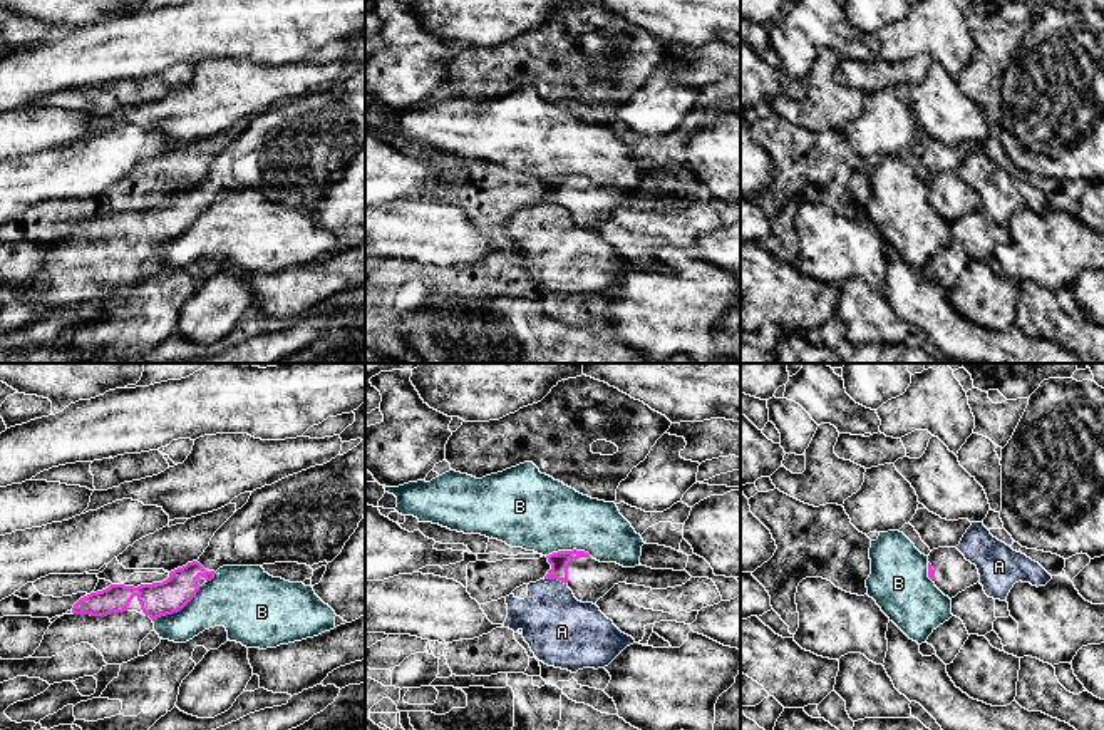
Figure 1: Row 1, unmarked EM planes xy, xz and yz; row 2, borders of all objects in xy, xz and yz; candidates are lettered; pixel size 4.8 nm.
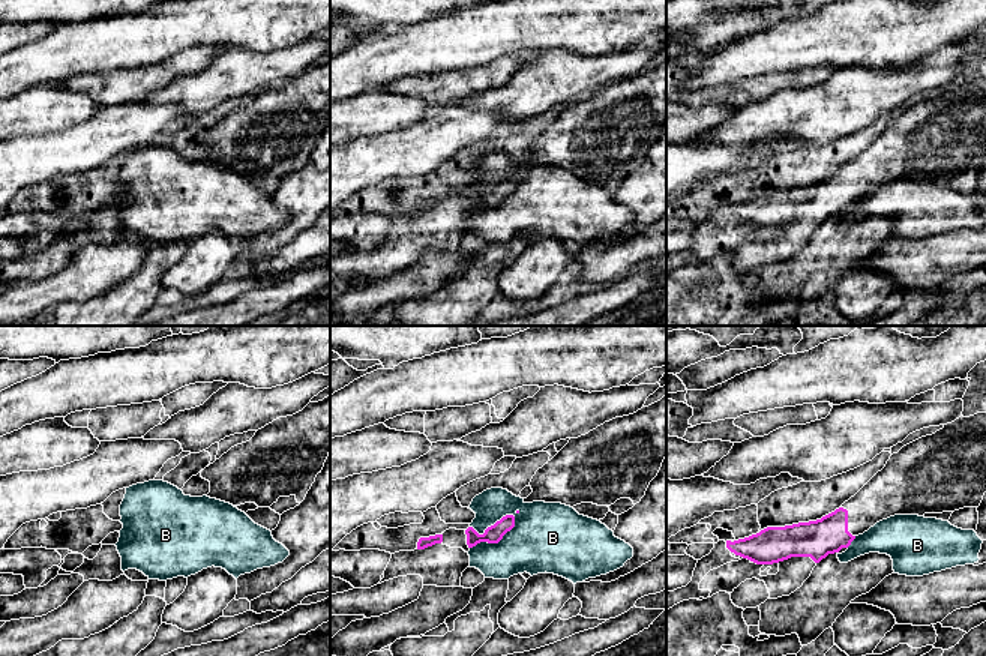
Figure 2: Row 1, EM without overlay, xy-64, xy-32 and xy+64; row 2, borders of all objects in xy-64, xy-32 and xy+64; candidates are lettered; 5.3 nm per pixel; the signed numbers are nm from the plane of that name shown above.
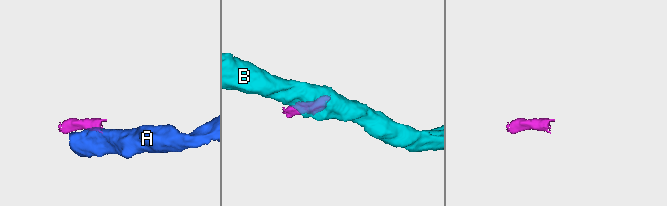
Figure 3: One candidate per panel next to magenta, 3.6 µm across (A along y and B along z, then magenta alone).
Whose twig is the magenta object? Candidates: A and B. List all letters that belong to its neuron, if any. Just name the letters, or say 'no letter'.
no letter

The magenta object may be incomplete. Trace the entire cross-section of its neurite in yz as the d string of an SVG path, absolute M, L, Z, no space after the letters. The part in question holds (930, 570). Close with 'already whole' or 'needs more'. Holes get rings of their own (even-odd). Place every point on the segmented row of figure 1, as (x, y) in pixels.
M938 548L930 553L928 578L950 599L980 583L977 566L967 561L957 548Z; needs more

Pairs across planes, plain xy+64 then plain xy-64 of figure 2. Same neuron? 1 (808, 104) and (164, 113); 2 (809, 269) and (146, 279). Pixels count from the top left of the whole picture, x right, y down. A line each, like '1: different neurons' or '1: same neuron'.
1: different neurons
2: same neuron

